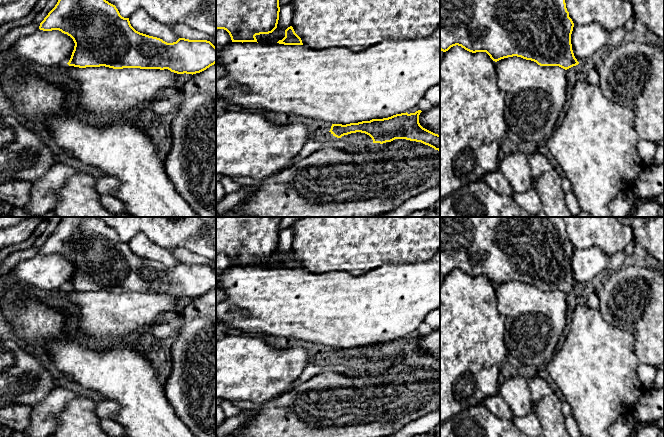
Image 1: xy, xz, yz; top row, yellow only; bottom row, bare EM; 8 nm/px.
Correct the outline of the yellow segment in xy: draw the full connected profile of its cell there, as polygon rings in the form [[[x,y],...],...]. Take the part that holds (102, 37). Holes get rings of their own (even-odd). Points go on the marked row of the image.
[[[58,0],[39,29],[59,30],[70,36],[75,46],[67,64],[79,68],[168,69],[177,74],[193,75],[216,63],[216,47],[210,41],[179,38],[176,42],[167,43],[140,33],[131,26],[129,18],[122,17],[116,6],[106,0]]]

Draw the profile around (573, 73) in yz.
[[[576,65],[567,69],[566,74],[567,74],[566,97],[567,97],[567,100],[569,100],[572,95],[573,88],[577,82],[577,79],[580,76],[579,66]]]

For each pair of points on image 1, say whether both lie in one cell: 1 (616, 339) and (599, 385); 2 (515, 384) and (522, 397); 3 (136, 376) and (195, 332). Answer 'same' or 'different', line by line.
1: same
2: same
3: different

